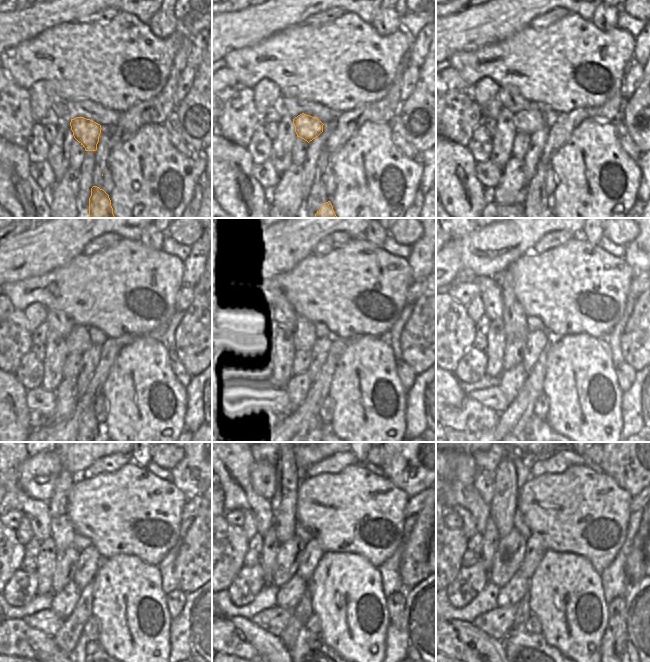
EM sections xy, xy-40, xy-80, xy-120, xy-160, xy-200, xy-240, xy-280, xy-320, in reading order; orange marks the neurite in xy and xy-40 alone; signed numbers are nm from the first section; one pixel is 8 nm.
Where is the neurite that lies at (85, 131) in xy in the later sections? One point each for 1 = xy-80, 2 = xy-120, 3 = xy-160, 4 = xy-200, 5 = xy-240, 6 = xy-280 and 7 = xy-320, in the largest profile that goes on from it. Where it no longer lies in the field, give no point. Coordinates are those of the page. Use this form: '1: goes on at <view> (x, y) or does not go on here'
1: goes on at xy-80 (530, 121)
2: goes on at xy-120 (79, 340)
3: goes on at xy-160 (298, 329)
4: goes on at xy-200 (515, 320)
5: goes on at xy-240 (62, 531)
6: goes on at xy-280 (283, 502)
7: goes on at xy-320 (503, 505)

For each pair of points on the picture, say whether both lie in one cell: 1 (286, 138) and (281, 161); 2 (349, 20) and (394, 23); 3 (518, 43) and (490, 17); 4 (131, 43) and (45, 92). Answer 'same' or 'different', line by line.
1: same
2: different
3: different
4: different

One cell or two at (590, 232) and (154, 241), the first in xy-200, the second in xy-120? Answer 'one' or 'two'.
one

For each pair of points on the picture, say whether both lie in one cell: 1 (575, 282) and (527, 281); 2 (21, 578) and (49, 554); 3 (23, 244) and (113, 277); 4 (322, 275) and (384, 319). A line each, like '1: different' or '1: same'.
1: same
2: different
3: different
4: same

